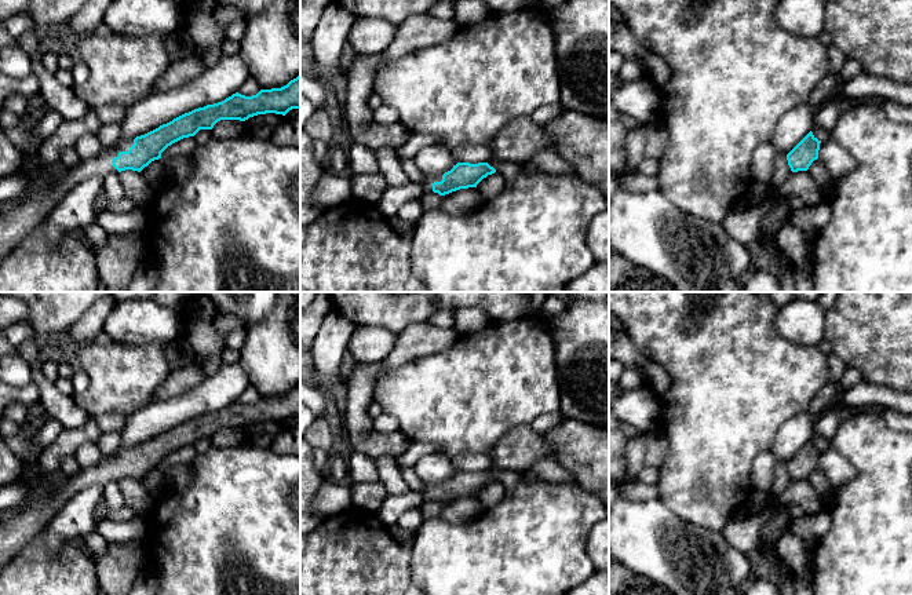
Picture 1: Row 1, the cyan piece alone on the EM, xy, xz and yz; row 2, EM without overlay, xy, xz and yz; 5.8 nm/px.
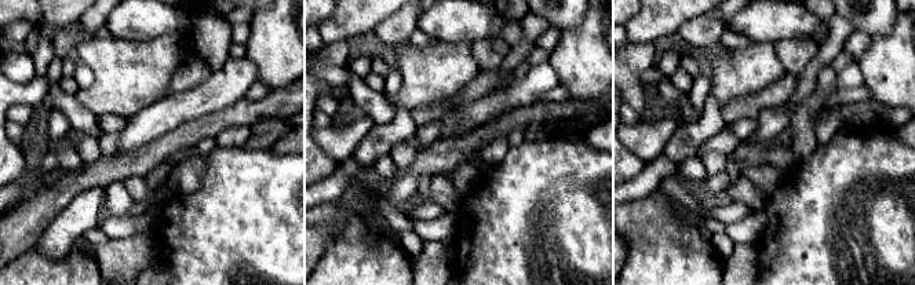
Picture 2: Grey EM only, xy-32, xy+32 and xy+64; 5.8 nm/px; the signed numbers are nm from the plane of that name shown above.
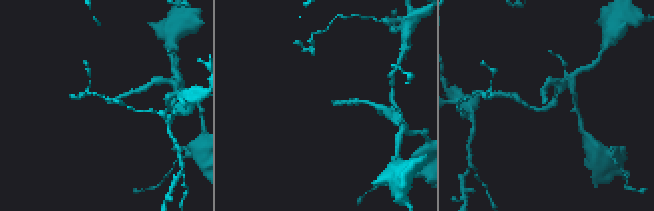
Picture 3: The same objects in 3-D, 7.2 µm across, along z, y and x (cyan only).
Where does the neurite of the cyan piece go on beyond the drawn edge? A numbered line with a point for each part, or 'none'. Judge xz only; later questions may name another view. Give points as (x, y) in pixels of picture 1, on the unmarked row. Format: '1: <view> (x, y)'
1: xz (427, 491)

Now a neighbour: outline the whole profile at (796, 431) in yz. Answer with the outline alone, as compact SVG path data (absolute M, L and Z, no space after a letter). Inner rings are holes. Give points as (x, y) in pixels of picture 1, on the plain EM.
M807 412L789 417L774 439L771 453L776 461L788 463L811 439L813 426Z

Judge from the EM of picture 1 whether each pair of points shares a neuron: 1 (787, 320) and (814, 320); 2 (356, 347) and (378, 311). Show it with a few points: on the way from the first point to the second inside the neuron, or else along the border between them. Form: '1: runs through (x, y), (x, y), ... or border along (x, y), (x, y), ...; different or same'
1: runs through (794, 320), (807, 320); same
2: border along (357, 325), (379, 325), (397, 333); different

